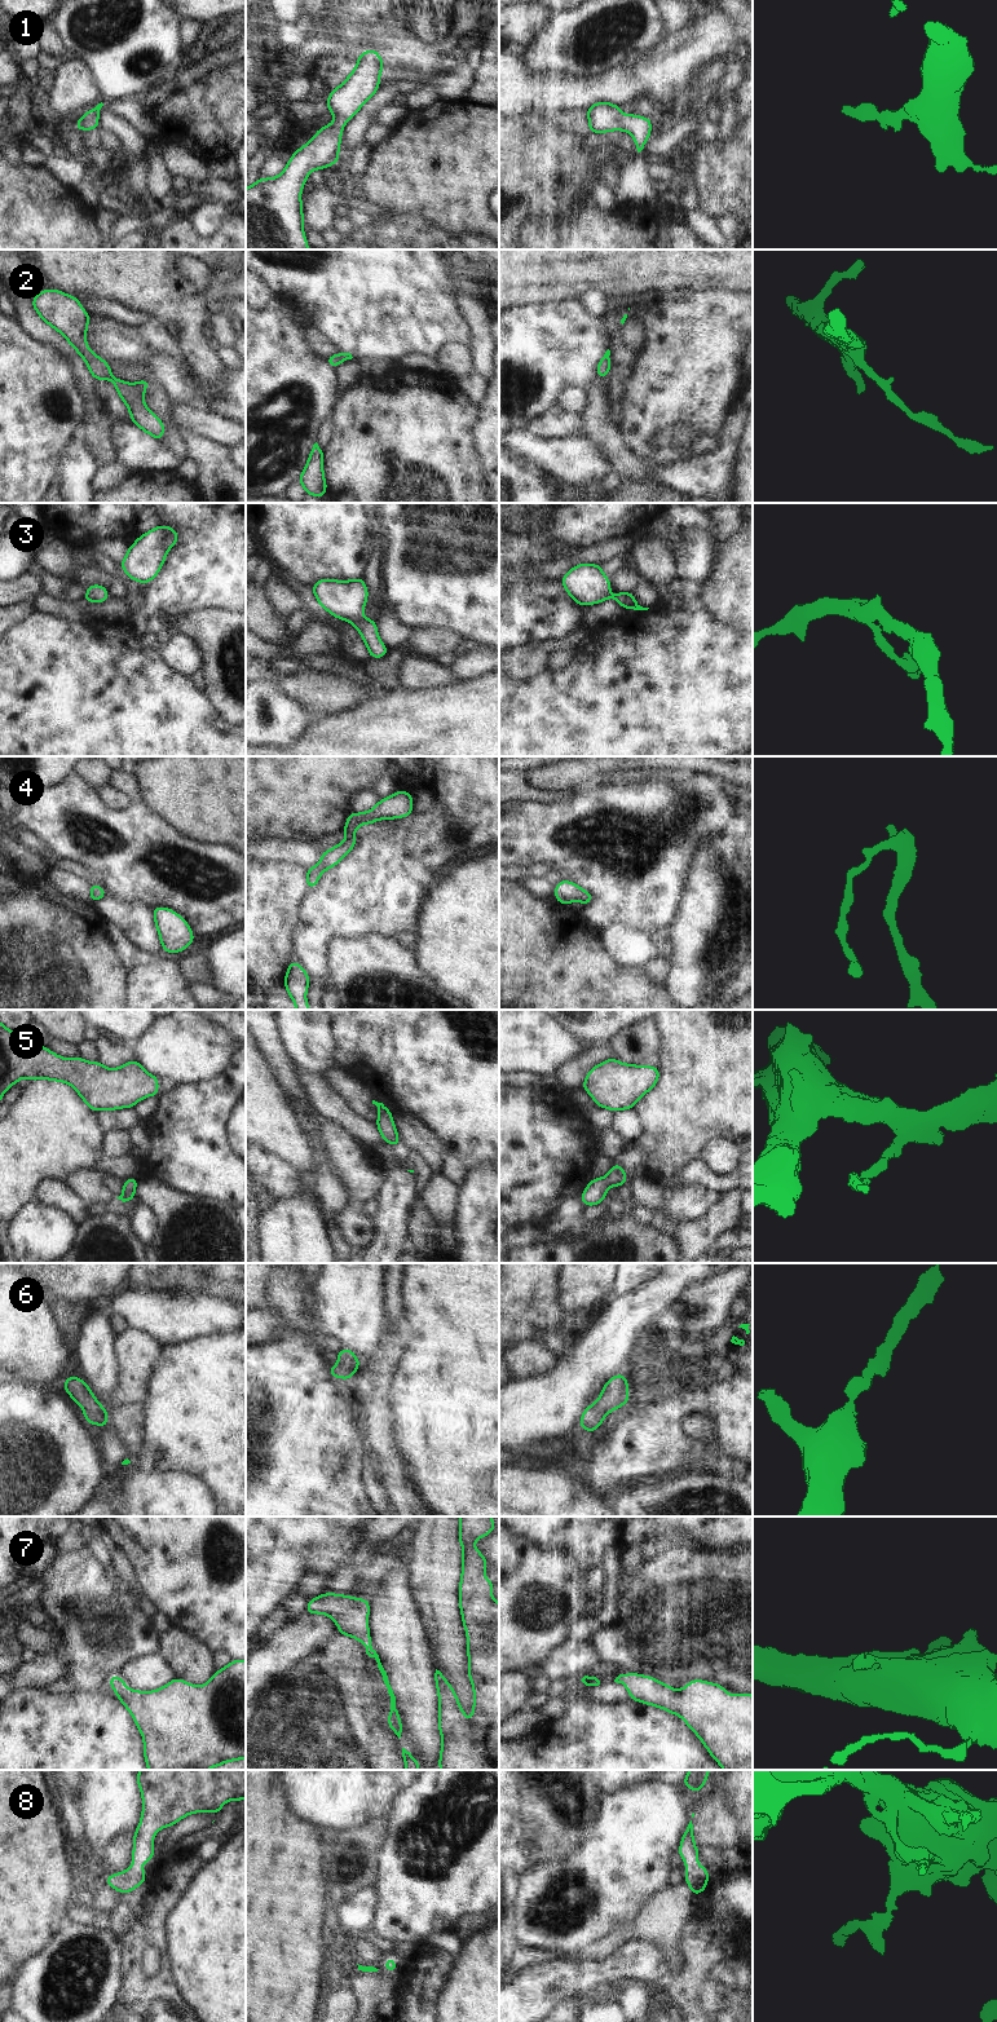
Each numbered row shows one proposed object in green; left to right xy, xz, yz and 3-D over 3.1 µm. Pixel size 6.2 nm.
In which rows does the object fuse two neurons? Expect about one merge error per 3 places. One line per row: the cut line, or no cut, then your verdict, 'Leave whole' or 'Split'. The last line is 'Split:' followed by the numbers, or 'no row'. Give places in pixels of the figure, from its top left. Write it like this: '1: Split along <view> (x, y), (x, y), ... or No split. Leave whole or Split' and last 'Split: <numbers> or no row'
1: No split. Leave whole
2: No split. Leave whole
3: No split. Leave whole
4: No split. Leave whole
5: No split. Leave whole
6: No split. Leave whole
7: No split. Leave whole
8: No split. Leave whole
Split: no row

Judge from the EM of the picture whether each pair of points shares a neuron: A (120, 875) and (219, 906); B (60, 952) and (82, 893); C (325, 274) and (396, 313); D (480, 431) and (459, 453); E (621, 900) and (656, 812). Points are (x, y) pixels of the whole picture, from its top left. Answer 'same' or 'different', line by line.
A: same
B: different
C: same
D: different
E: same

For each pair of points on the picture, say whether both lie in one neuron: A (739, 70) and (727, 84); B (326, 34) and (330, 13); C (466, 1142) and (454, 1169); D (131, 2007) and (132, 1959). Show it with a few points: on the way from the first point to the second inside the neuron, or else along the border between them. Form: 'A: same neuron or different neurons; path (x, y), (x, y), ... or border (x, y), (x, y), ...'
A: same neuron; path (735, 74), (731, 80)
B: same neuron; path (327, 29), (329, 18)
C: different neurons; border (437, 1138), (467, 1170)
D: same neuron; path (153, 1986), (164, 1974), (164, 1958), (150, 1943)

